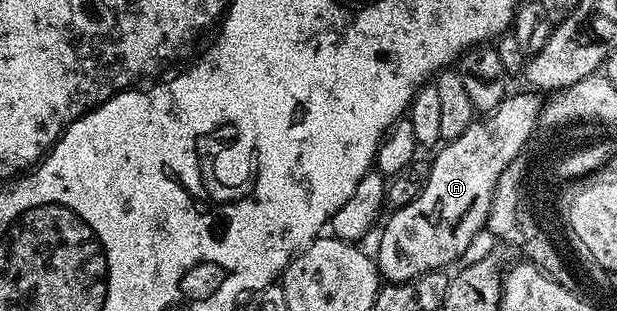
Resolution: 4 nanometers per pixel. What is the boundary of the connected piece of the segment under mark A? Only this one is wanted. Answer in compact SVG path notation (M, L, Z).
M524 90L506 95L505 101L494 112L474 119L474 122L459 138L444 145L442 152L429 164L429 180L423 186L419 198L407 206L388 213L381 232L381 241L377 244L375 259L378 269L386 281L414 280L428 272L448 269L448 264L456 265L461 255L473 244L473 239L488 225L489 211L493 201L493 191L499 182L503 170L517 155L526 151L525 143L534 139L537 131L537 119L540 117L543 100L536 91Z

